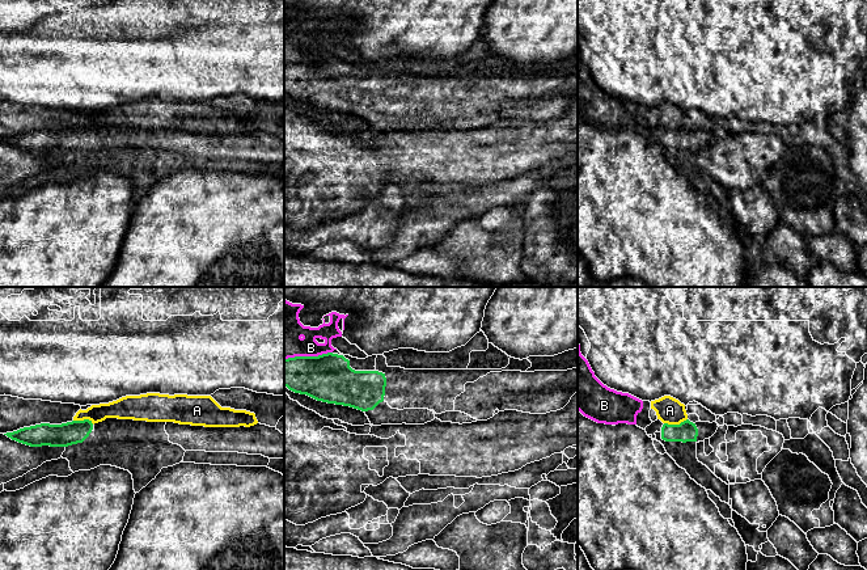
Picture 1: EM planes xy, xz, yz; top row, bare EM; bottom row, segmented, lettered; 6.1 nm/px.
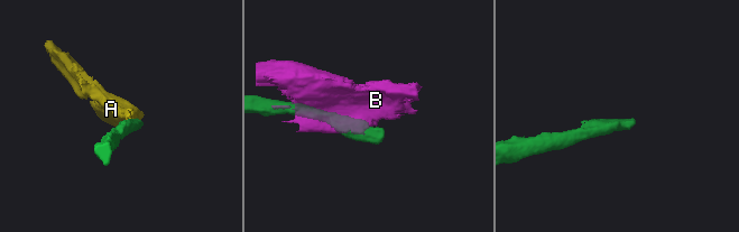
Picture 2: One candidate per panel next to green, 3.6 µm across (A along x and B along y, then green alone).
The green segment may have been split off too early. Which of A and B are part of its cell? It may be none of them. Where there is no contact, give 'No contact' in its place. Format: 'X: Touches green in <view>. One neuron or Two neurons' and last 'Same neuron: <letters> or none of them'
A: Touches green in yz. Two neurons
B: Touches green in xz. Two neurons
Same neuron: none of them

